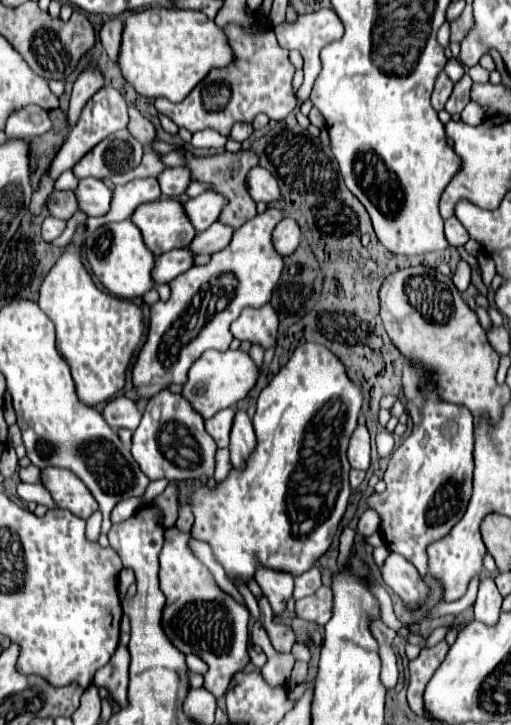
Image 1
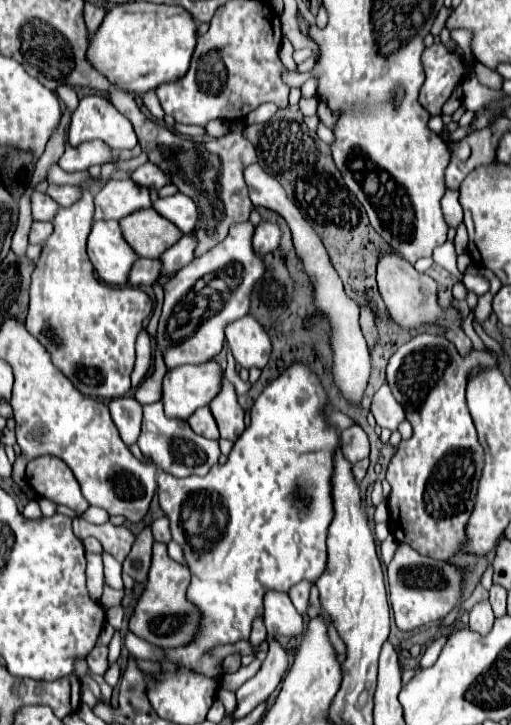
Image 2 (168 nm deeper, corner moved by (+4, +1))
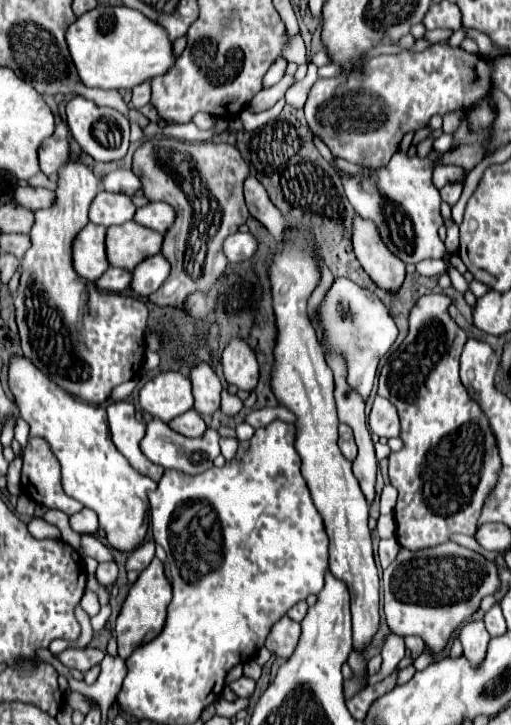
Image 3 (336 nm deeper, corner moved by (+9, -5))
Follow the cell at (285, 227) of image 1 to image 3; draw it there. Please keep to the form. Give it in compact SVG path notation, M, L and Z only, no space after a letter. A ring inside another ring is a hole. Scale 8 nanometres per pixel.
M233 233L229 235L229 239L225 239L223 251L229 263L239 263L253 257L253 253L257 251L257 241L251 233Z

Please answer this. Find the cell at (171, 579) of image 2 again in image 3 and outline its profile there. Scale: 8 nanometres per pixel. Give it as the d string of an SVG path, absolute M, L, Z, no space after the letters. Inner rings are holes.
M155 557L149 567L139 575L139 579L131 585L129 595L119 611L119 617L115 621L115 637L117 637L117 651L121 659L127 659L139 645L149 643L151 639L155 639L163 625L165 625L165 617L167 617L167 605L171 601L171 585L165 577L163 571L163 563Z

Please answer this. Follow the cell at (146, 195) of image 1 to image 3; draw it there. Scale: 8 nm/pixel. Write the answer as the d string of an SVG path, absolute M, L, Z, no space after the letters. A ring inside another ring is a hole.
M101 191L91 203L89 221L103 227L123 225L133 219L133 213L135 213L135 205L127 195Z

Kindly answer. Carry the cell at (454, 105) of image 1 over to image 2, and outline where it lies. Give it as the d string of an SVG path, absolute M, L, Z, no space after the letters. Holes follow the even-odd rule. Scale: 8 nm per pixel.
M456 85L456 89L454 89L452 95L450 95L450 99L444 103L442 113L444 113L444 115L452 115L460 105L462 105L462 87Z

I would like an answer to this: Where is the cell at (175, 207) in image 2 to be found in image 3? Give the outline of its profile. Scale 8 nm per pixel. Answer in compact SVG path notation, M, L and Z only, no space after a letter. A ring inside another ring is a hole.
M147 203L145 207L139 207L137 215L133 217L135 223L159 233L165 233L173 223L173 219L175 219L175 211L167 203Z

